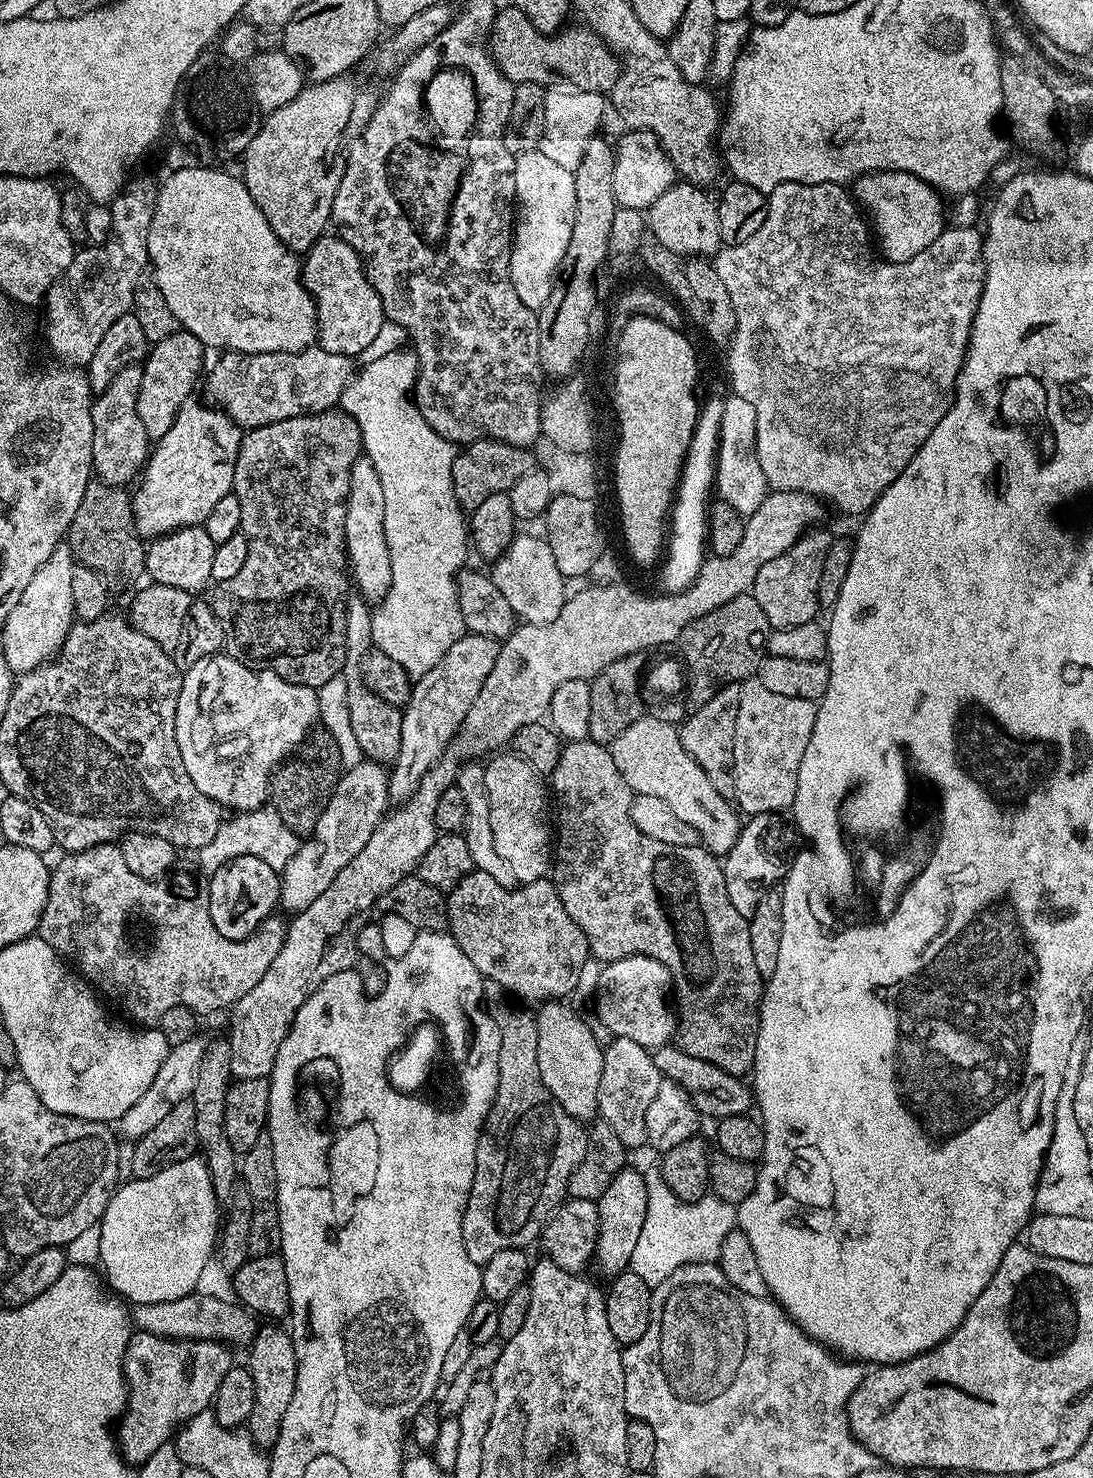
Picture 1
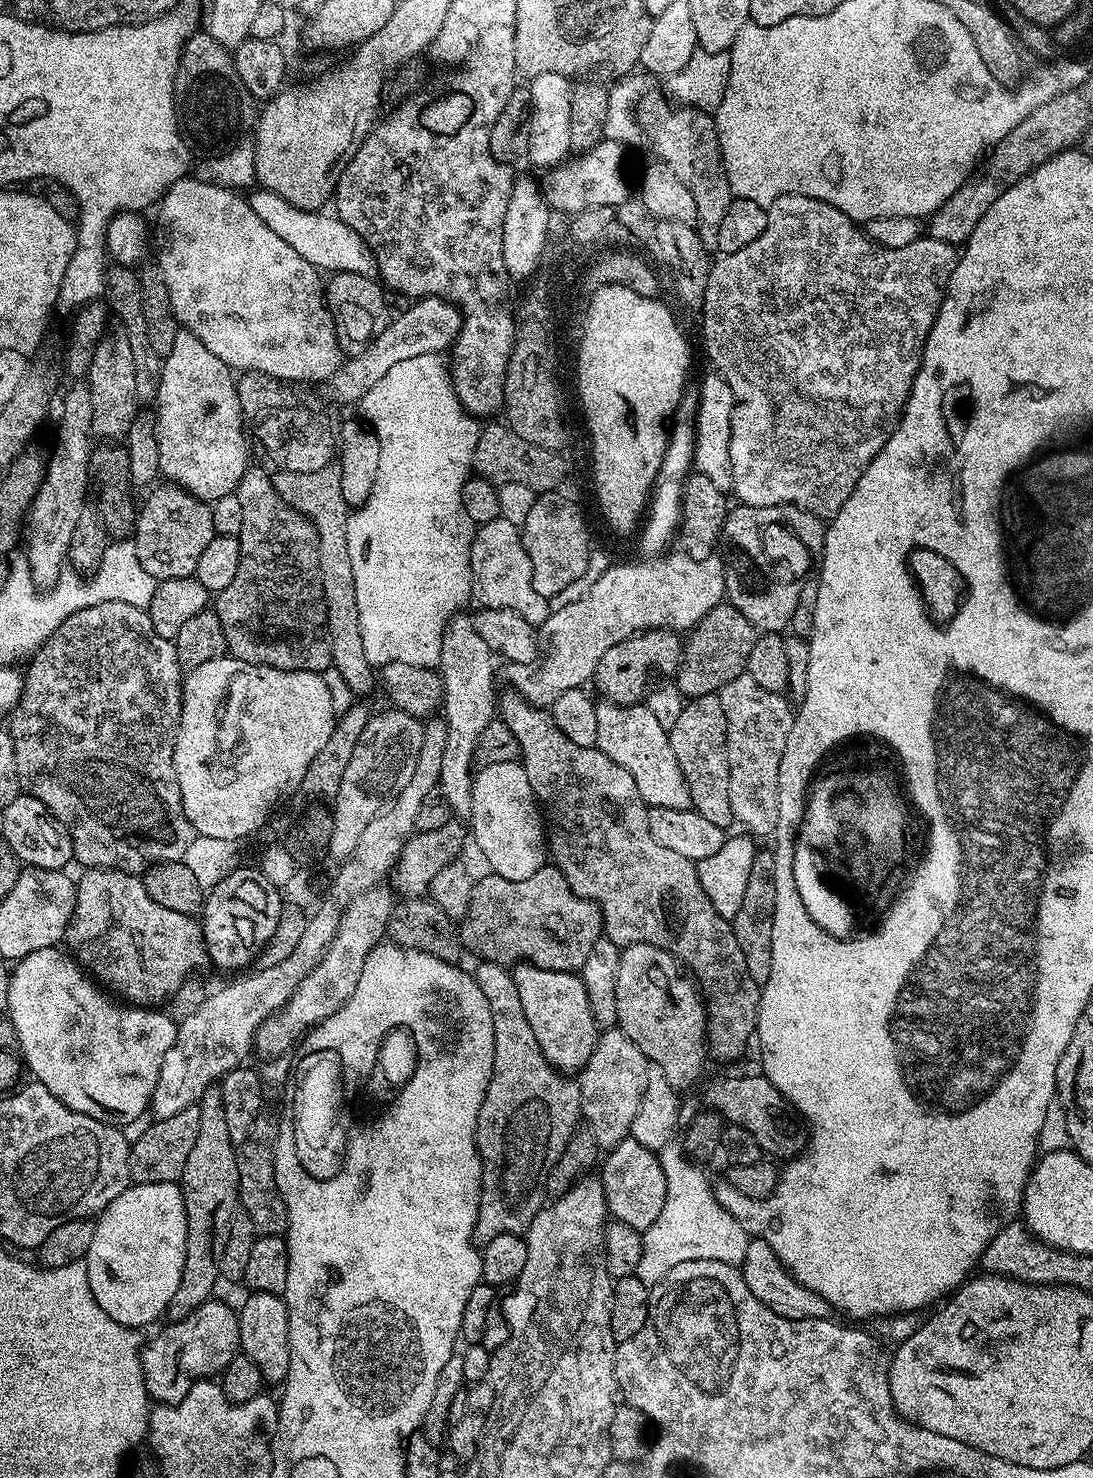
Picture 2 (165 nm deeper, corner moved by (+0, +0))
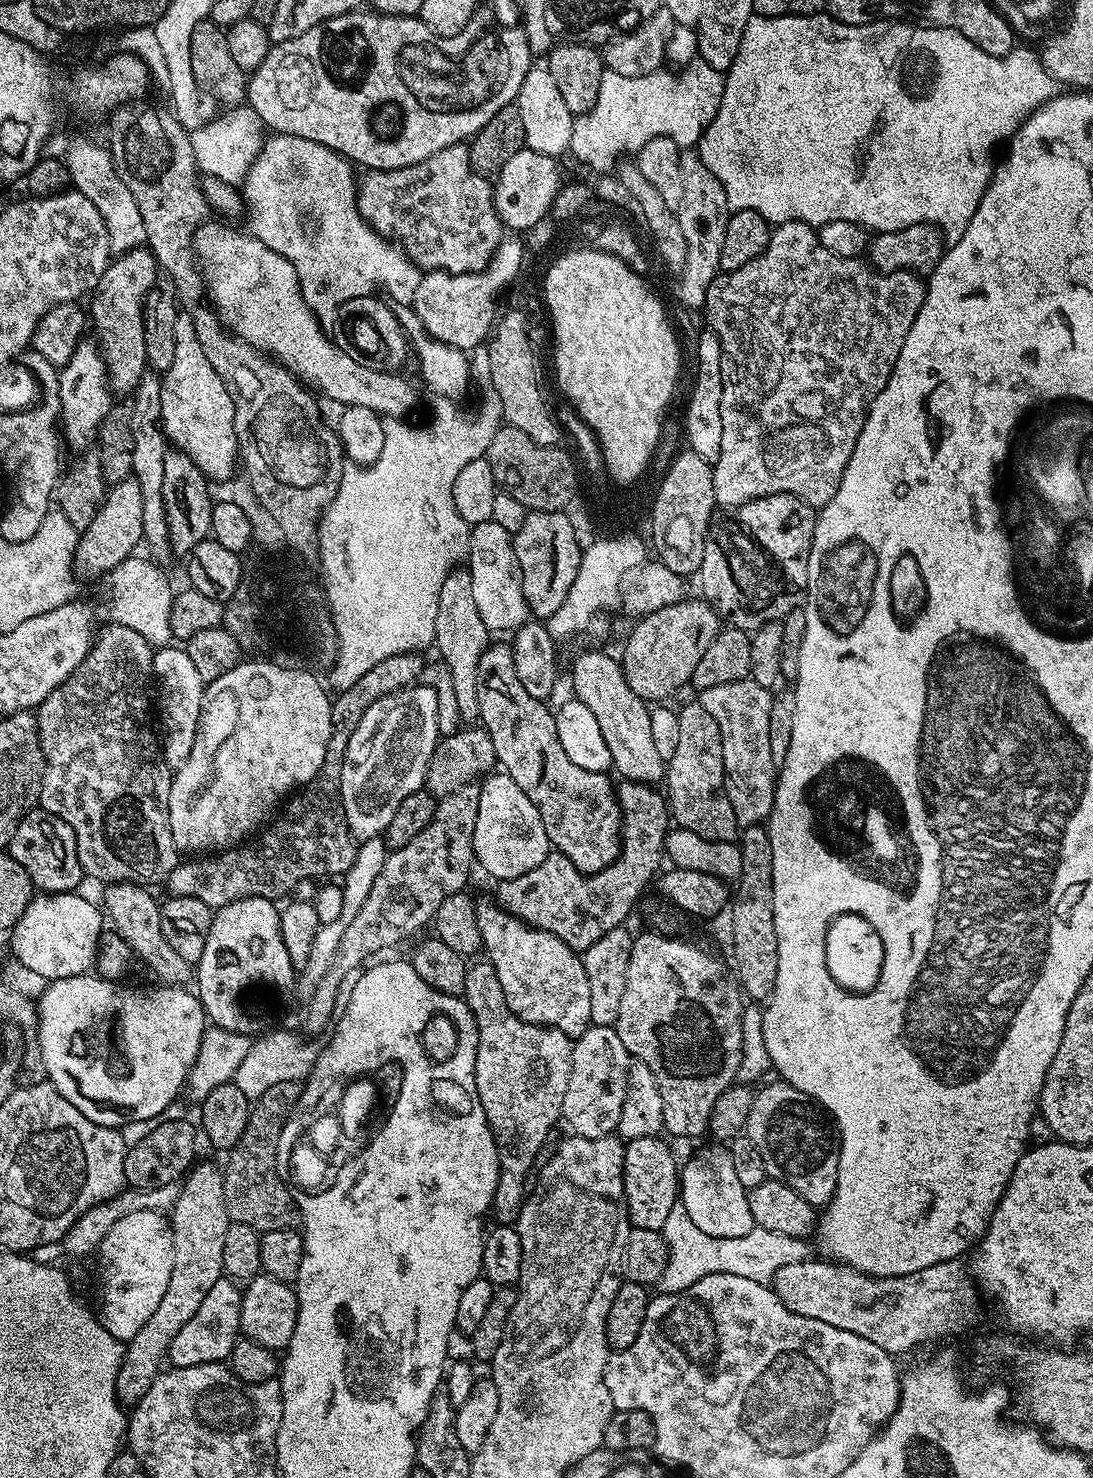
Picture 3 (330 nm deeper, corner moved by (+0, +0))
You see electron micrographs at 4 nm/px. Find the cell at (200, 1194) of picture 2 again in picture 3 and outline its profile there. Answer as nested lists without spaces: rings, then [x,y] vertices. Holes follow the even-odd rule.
[[[193,1163],[188,1169],[186,1177],[180,1184],[180,1193],[170,1209],[170,1223],[172,1225],[172,1241],[174,1242],[174,1270],[170,1270],[170,1283],[166,1286],[166,1294],[162,1294],[162,1302],[150,1314],[146,1326],[134,1334],[132,1340],[127,1341],[124,1349],[124,1361],[118,1370],[118,1382],[116,1383],[116,1399],[121,1405],[134,1406],[150,1390],[154,1378],[159,1376],[168,1360],[168,1351],[178,1338],[178,1330],[194,1318],[198,1306],[202,1306],[206,1294],[210,1294],[210,1286],[218,1282],[224,1276],[222,1266],[222,1245],[226,1243],[226,1230],[229,1226],[228,1211],[226,1210],[226,1198],[224,1197],[224,1173],[219,1167],[212,1164]]]

